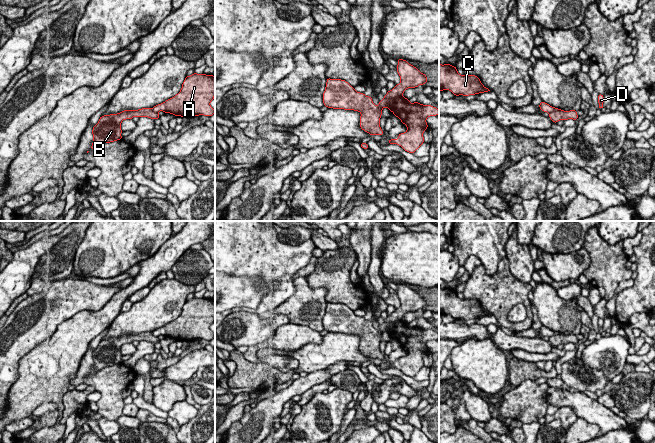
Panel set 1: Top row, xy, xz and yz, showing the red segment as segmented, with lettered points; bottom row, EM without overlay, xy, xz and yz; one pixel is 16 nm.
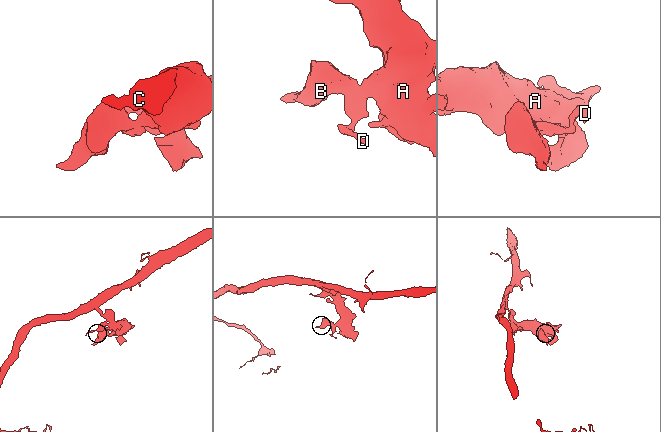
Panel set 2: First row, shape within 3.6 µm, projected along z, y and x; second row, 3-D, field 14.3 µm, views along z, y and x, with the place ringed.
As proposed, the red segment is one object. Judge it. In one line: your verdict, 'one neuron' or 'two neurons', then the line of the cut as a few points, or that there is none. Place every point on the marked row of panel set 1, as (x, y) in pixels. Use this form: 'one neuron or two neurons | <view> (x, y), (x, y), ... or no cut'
two neurons | yz (558, 109), (552, 110), (549, 113)

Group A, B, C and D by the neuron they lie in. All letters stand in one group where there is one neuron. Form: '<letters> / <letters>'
A C / B D

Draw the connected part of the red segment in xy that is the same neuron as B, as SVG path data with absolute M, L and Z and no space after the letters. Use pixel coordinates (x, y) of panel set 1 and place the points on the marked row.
M142 108L138 110L124 110L117 114L101 116L98 123L93 127L93 143L91 150L105 144L122 139L121 122L133 117L148 117L151 119L160 118L159 114L152 108Z

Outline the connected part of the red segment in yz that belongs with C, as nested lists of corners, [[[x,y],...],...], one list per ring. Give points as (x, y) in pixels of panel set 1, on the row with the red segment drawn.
[[[439,63],[439,91],[450,90],[455,96],[475,95],[489,92],[476,75],[460,75],[457,68],[446,63]]]

